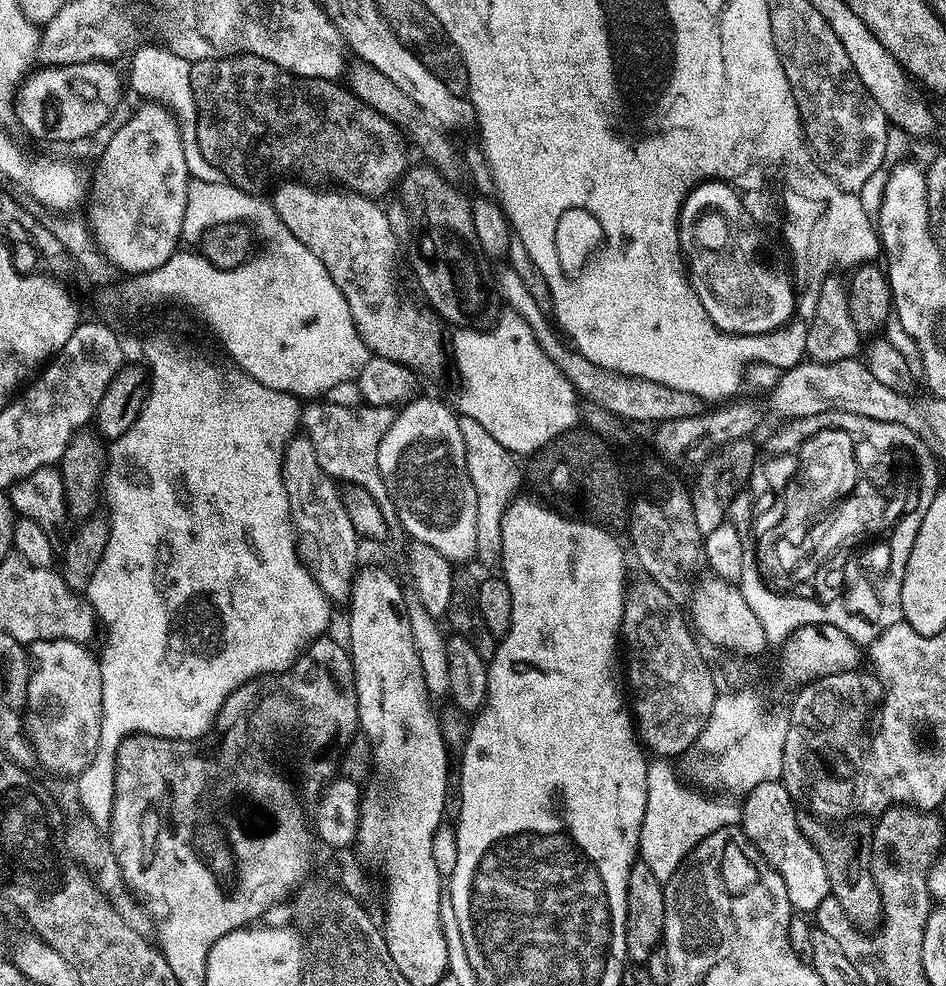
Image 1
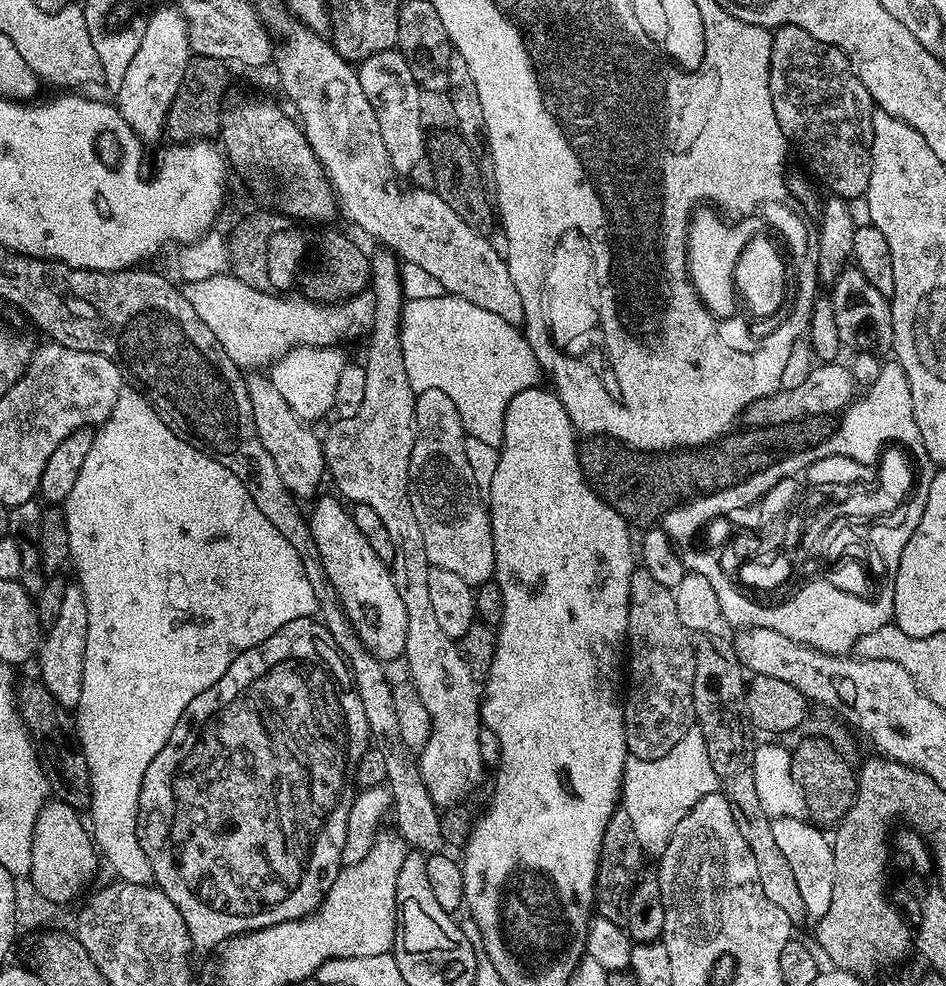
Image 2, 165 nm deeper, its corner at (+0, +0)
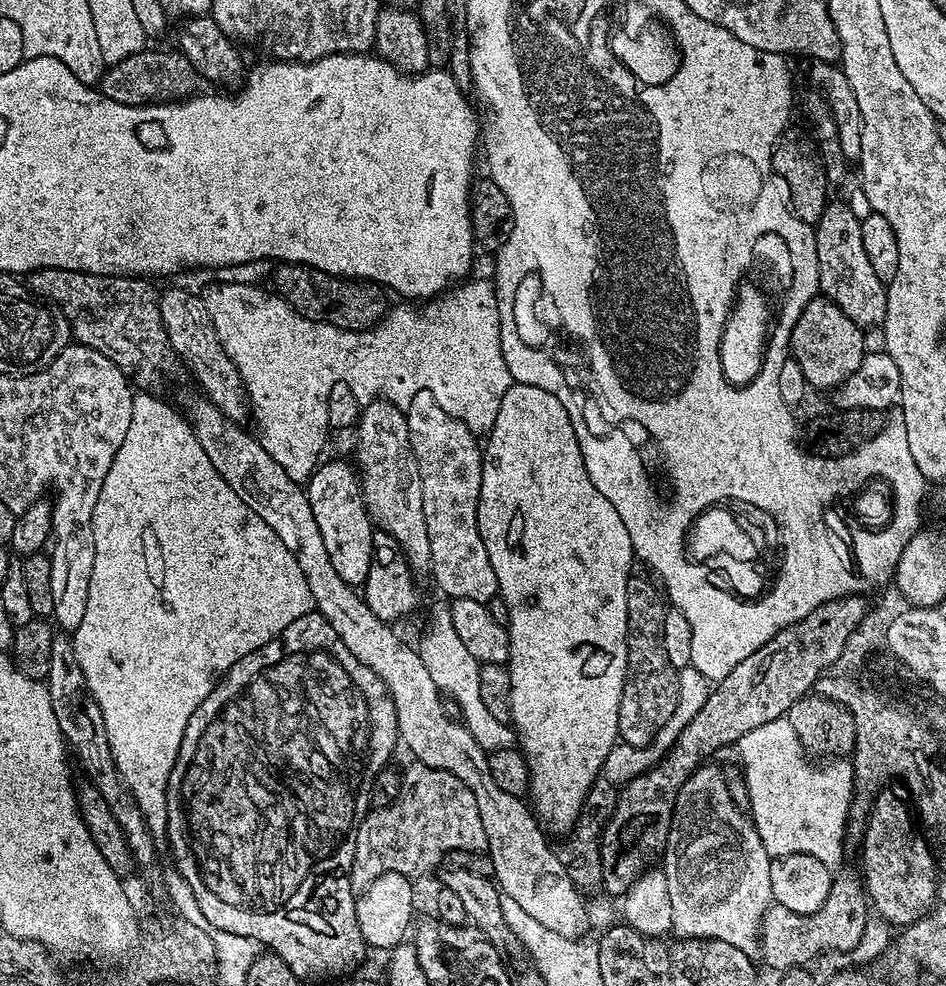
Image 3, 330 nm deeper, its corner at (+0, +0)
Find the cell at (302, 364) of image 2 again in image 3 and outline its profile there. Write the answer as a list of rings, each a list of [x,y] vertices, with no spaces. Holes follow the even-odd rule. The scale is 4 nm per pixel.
[[[471,280],[457,283],[454,290],[427,301],[417,316],[412,309],[415,307],[393,307],[376,327],[366,332],[351,332],[317,320],[307,320],[275,291],[267,292],[256,284],[216,284],[208,293],[203,293],[202,299],[214,322],[214,330],[220,333],[222,350],[226,350],[240,372],[251,419],[256,419],[255,431],[260,444],[272,453],[274,462],[278,462],[288,476],[307,478],[321,463],[320,451],[330,435],[326,402],[335,384],[350,386],[361,401],[383,398],[407,409],[408,399],[418,394],[421,387],[420,371],[432,360],[432,381],[427,387],[438,403],[447,412],[455,414],[473,434],[487,434],[494,426],[498,406],[514,381],[510,370],[506,370],[506,358],[502,358],[500,319],[493,281]]]

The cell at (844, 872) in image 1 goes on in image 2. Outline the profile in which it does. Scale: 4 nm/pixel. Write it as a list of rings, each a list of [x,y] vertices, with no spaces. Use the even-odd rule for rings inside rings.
[[[808,736],[805,740],[798,741],[796,748],[791,749],[791,755],[791,773],[802,790],[807,815],[820,826],[839,824],[856,801],[857,769],[853,765],[851,768],[847,758],[830,741],[823,740],[820,736]]]

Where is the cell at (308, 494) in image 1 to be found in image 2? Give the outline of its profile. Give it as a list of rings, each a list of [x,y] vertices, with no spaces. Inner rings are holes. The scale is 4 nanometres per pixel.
[[[249,375],[247,382],[250,406],[254,406],[254,426],[258,430],[258,438],[262,438],[262,446],[266,446],[270,458],[274,458],[274,466],[278,466],[278,474],[282,474],[282,482],[288,491],[301,501],[308,499],[311,501],[321,491],[320,483],[326,480],[324,446],[321,437],[318,432],[316,436],[315,430],[312,429],[315,427],[300,420],[298,414],[294,414],[294,410],[286,406],[286,398],[282,398],[282,394],[274,390],[271,379],[267,375]]]

